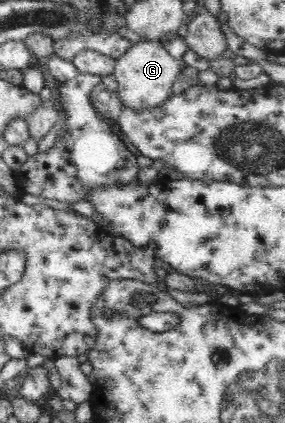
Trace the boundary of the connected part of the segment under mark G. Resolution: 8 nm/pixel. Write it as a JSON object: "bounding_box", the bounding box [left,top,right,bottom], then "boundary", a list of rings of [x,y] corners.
{"bounding_box":[114,40,180,110],"boundary":[[[140,40],[132,44],[128,51],[124,52],[116,60],[114,77],[118,80],[117,96],[124,106],[142,110],[152,108],[165,103],[172,94],[174,82],[180,75],[179,59],[175,59],[164,48],[164,41]]]}

